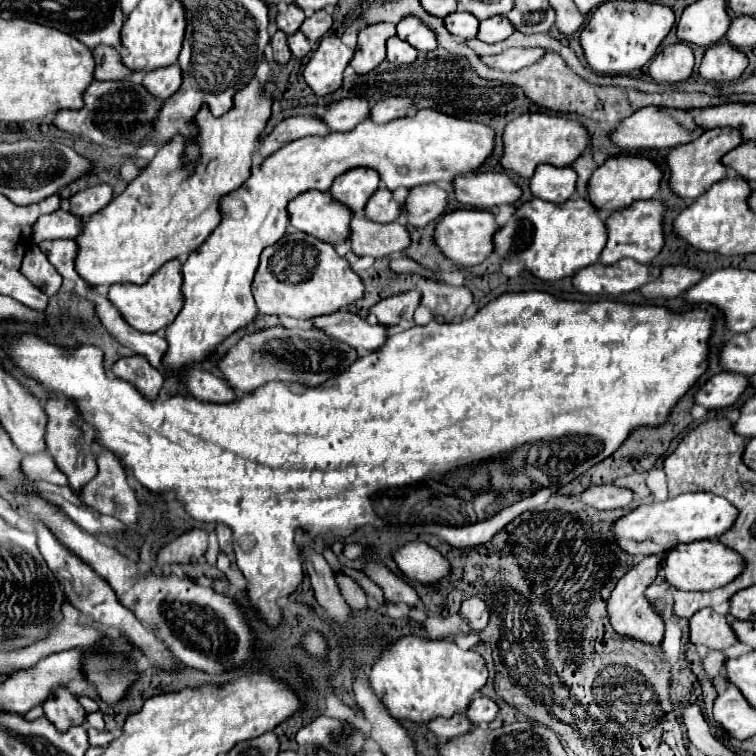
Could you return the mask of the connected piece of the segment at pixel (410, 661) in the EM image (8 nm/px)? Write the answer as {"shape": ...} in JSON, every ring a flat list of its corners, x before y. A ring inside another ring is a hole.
{"shape":[[403,637,377,659,369,673,375,695,385,703,391,717,413,723,429,723,437,717,463,713,475,691,487,683,487,665,475,651,463,651,449,639]]}

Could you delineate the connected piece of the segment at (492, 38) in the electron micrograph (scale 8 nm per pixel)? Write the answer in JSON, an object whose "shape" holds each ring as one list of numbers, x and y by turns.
{"shape":[[495,15,487,21,481,21,477,37,485,43,497,43,497,41,507,39,513,31,515,27,511,27,511,21,505,15]]}

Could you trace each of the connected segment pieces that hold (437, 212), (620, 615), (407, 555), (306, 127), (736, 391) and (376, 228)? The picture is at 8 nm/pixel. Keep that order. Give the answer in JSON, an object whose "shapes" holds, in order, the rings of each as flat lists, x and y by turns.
{"shapes":[[[419,185,409,191,405,201,405,211,409,213,409,223,423,227,435,219,441,219,447,213,449,191,437,185]],[[647,555,643,557,641,561,637,561,633,565,633,569,629,573,625,573,617,587,613,589,611,597,609,597,609,603,607,603,607,611,609,611,609,619,615,627,617,633,621,635,631,635,639,641,645,641,645,643,651,643,651,645,659,645,663,641,663,633,665,633,665,627,663,627,663,619,659,617,659,613,653,609,653,605,647,601,645,597,645,589,655,581,657,577,657,571,659,571,659,557,657,555]],[[413,541,395,551,395,561,399,569,417,581,435,583,449,573,449,563,423,541]],[[307,115,307,117,287,117,283,119,267,139,261,141,261,155,269,157,277,149,281,149,285,143,295,141,299,137,307,135,329,135,329,127,319,119,317,115]],[[731,371,717,373,695,393,695,403,705,405,707,409,731,407,747,389,747,385,749,379,743,375,735,375]],[[365,215,351,219,351,245,355,255,371,255,375,259,401,253,411,245,409,229,401,223,375,223]]]}

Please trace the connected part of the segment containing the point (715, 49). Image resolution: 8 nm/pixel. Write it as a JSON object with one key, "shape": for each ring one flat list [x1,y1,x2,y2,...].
{"shape":[[715,43,705,51,699,73,709,81,735,81,747,69,747,55,731,43]]}

